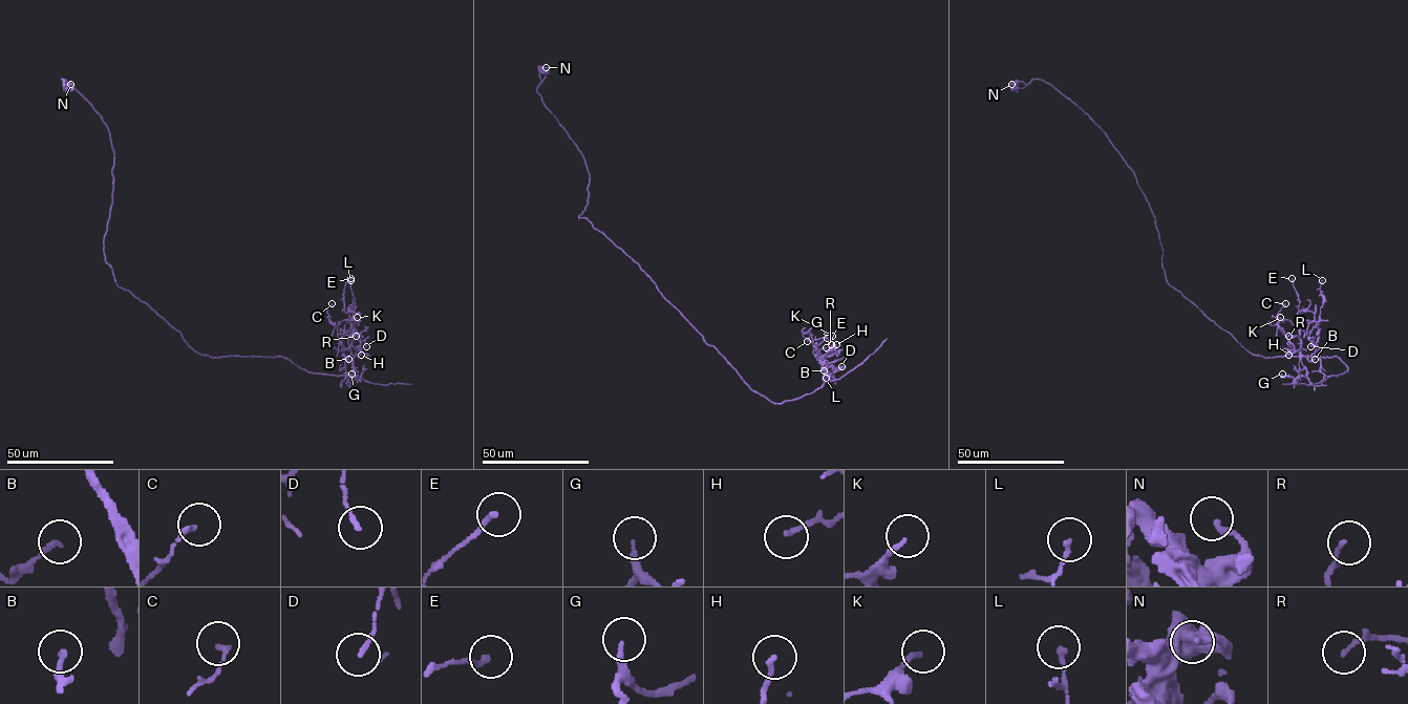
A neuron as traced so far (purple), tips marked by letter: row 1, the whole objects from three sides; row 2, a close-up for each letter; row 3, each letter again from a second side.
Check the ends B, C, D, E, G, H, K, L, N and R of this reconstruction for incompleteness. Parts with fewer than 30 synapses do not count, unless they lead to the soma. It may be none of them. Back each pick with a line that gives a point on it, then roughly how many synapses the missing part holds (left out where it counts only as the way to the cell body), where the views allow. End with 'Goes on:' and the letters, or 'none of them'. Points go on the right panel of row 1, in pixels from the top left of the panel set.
Goes on: none of them

